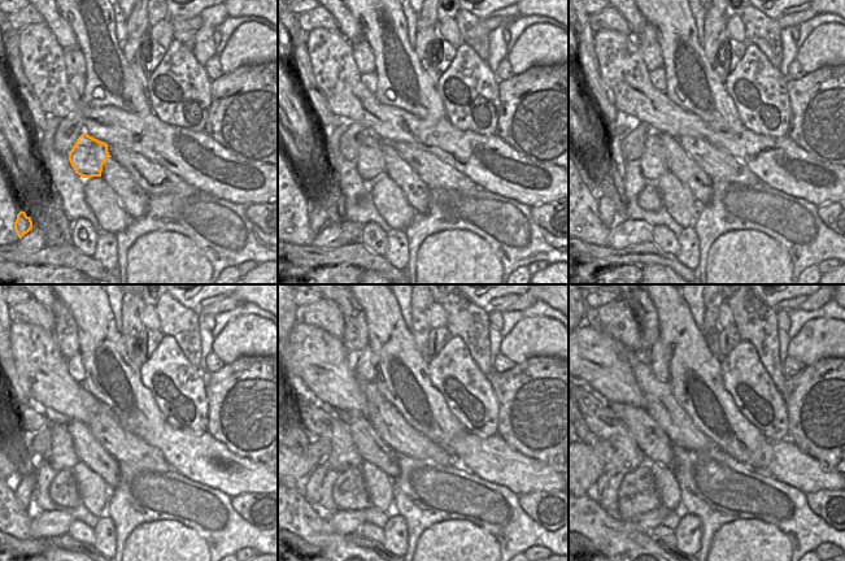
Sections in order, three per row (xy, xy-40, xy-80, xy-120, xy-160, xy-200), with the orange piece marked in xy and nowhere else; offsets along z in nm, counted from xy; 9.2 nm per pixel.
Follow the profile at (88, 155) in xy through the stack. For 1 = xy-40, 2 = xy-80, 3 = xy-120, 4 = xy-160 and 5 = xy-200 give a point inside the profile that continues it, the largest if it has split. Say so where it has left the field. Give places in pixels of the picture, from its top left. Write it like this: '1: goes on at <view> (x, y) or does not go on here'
1: goes on at xy-40 (370, 162)
2: goes on at xy-80 (653, 165)
3: goes on at xy-120 (61, 455)
4: goes on at xy-160 (343, 455)
5: goes on at xy-200 (599, 417)

